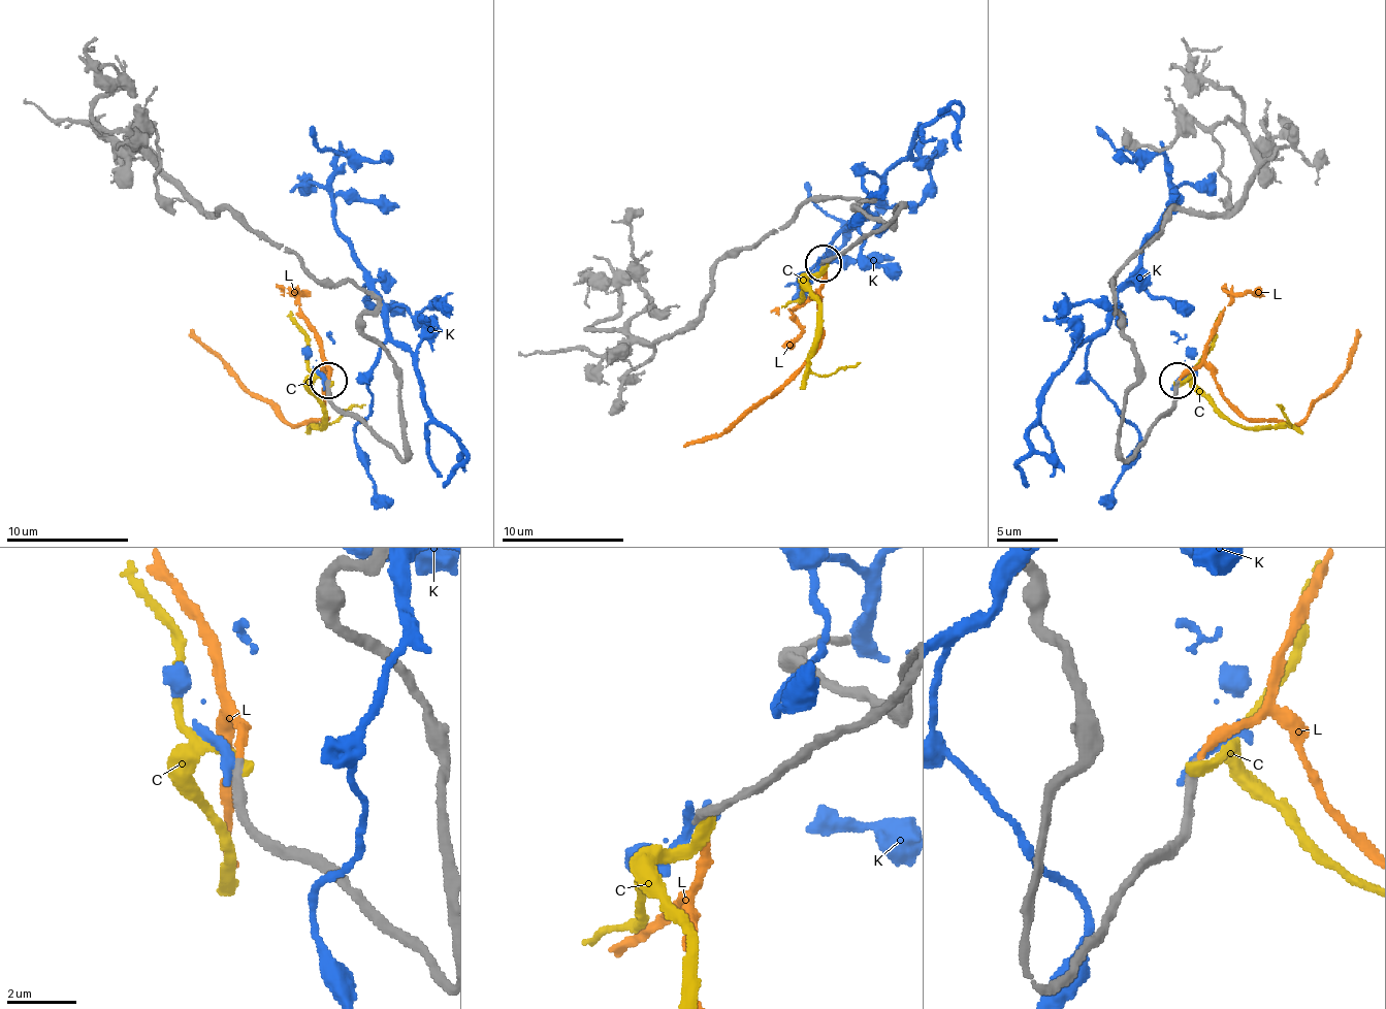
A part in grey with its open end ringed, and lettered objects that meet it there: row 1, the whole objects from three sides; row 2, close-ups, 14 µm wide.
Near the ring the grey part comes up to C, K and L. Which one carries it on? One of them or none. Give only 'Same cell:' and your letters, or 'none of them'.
Same cell: L

